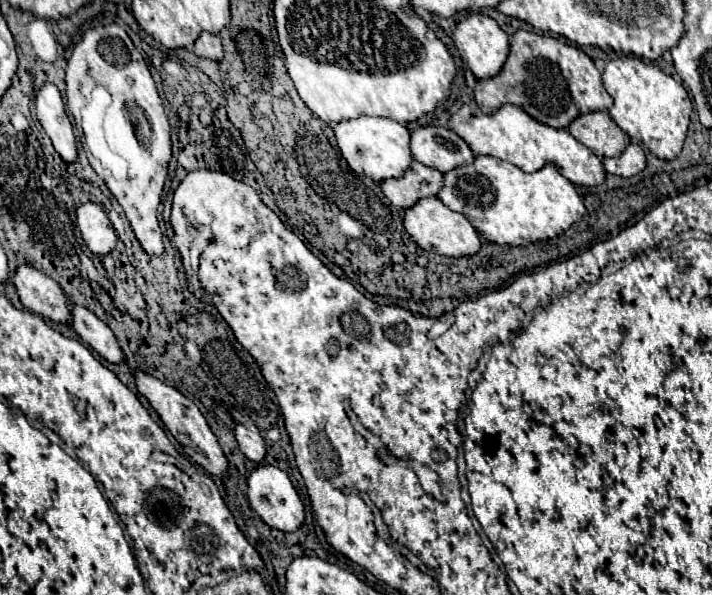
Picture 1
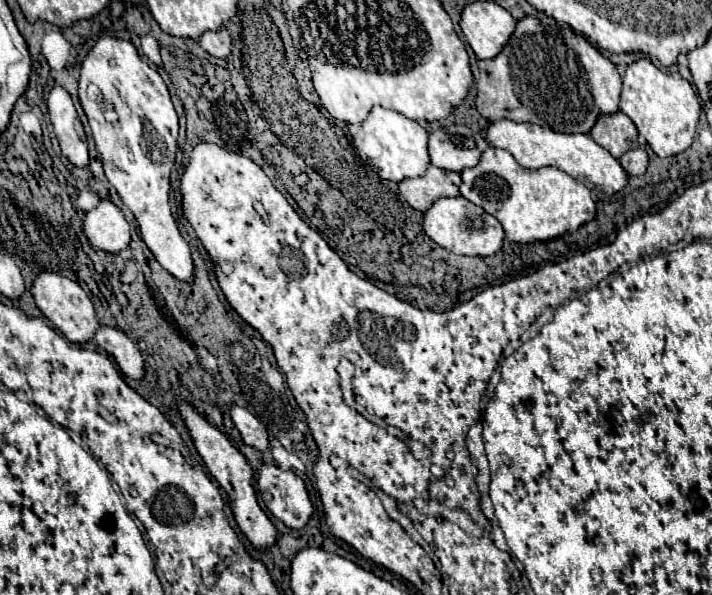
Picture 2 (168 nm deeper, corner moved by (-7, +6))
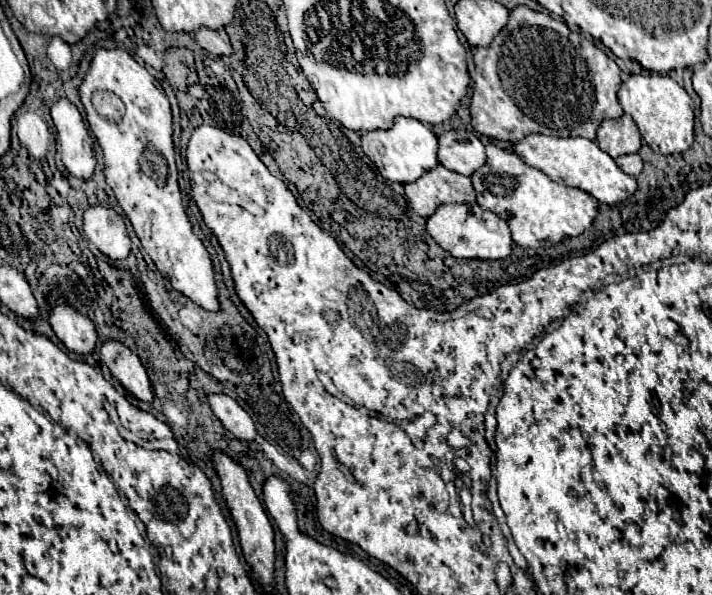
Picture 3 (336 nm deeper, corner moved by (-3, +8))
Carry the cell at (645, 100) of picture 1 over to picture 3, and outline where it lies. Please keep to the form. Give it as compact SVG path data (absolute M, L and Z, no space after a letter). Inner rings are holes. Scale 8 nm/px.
M649 73L649 75L629 75L619 93L621 109L633 117L639 127L641 137L655 153L681 153L693 143L693 99L689 93L673 81L669 75Z

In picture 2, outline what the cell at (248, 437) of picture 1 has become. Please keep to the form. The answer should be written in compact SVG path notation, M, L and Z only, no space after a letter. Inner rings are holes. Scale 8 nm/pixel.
M231 405L231 411L229 411L237 431L241 433L243 441L259 451L265 451L269 447L269 435L267 435L267 429L243 407L239 405Z

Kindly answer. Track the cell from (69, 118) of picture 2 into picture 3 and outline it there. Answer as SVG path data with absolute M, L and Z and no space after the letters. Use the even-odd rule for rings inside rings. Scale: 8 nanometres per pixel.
M61 97L51 105L51 117L57 129L57 141L61 145L61 159L73 177L89 179L95 169L93 139L87 133L77 107Z

